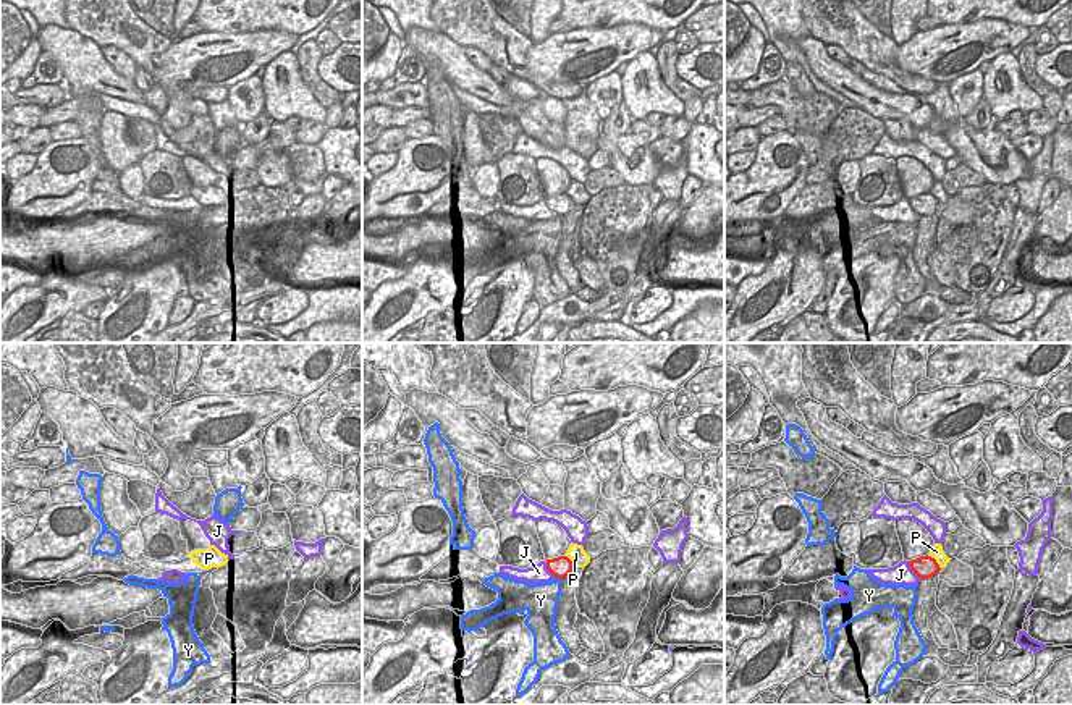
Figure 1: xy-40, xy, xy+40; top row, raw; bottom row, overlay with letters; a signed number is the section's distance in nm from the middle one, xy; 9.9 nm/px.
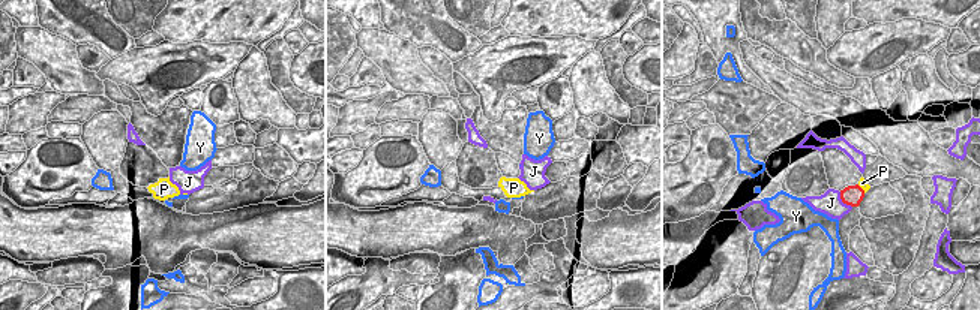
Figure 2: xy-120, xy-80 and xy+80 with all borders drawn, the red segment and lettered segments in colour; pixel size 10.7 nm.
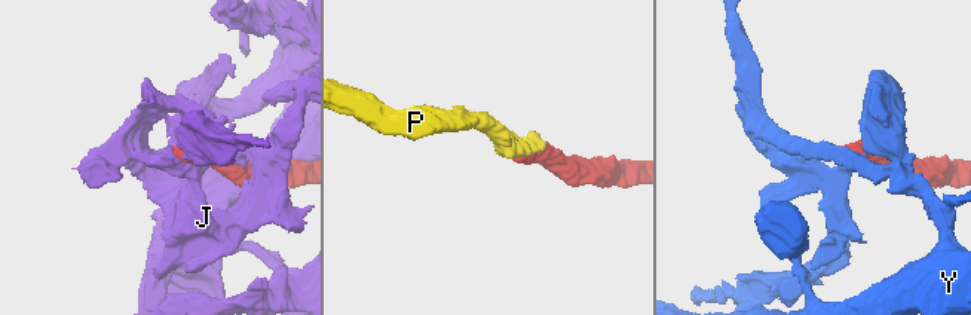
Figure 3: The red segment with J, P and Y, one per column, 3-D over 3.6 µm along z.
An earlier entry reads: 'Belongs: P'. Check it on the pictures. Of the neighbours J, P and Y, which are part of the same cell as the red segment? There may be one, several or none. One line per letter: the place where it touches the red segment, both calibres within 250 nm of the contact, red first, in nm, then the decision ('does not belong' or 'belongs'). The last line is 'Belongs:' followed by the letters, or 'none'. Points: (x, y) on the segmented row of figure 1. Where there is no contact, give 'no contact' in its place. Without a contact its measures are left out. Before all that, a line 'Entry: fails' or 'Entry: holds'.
Entry: holds
J: contact xy+40 (912, 569); calibres 220 and 190 nm; does not belong
P: contact xy+40 (935, 560); calibres 220 and 130 nm; belongs
Y: contact xy (558, 578); calibres 200 and 300 nm; does not belong
Belongs: P

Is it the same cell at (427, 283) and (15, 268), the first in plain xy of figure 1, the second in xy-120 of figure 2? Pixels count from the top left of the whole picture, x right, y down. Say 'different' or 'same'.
different

